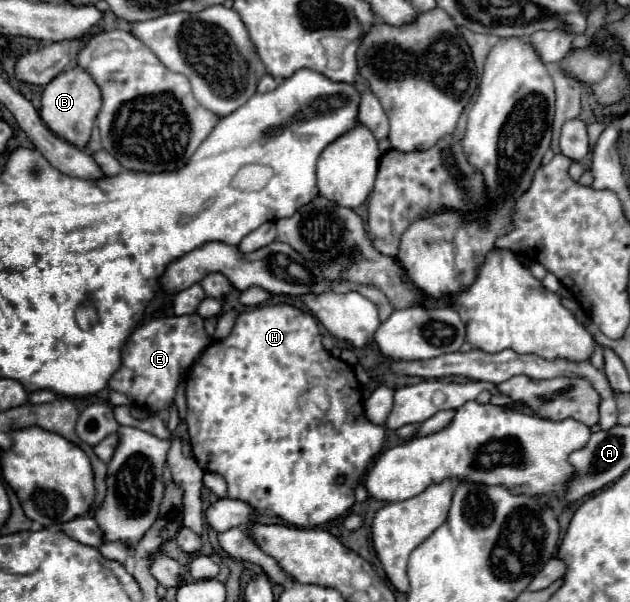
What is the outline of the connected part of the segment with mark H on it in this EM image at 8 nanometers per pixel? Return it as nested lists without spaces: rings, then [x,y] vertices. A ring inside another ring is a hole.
[[[267,304],[261,308],[255,308],[251,312],[241,312],[241,316],[235,322],[235,328],[231,330],[231,334],[223,340],[217,340],[213,344],[209,344],[201,356],[197,358],[197,362],[189,368],[187,372],[187,384],[185,384],[185,396],[187,396],[187,424],[189,424],[189,436],[191,436],[191,446],[193,446],[193,456],[199,462],[199,466],[207,472],[215,472],[221,474],[227,480],[229,498],[235,500],[243,500],[247,502],[251,508],[257,510],[267,510],[273,512],[275,516],[279,516],[281,520],[285,520],[287,524],[293,526],[301,526],[301,528],[315,528],[321,526],[325,522],[331,522],[343,514],[349,512],[349,508],[355,504],[355,486],[361,482],[363,474],[369,470],[371,462],[375,460],[375,456],[381,452],[383,448],[383,440],[385,440],[385,430],[383,426],[373,424],[363,410],[363,394],[361,394],[361,384],[355,378],[355,372],[349,364],[345,364],[339,358],[333,358],[321,344],[321,334],[319,334],[319,326],[317,320],[307,314],[301,312],[299,308],[291,306],[291,304]],[[315,384],[325,384],[331,392],[331,408],[327,414],[327,422],[325,418],[311,418],[309,416],[309,406],[305,408],[297,408],[297,392],[301,392],[307,386],[315,386]],[[337,476],[345,476],[343,484],[337,484]]]

